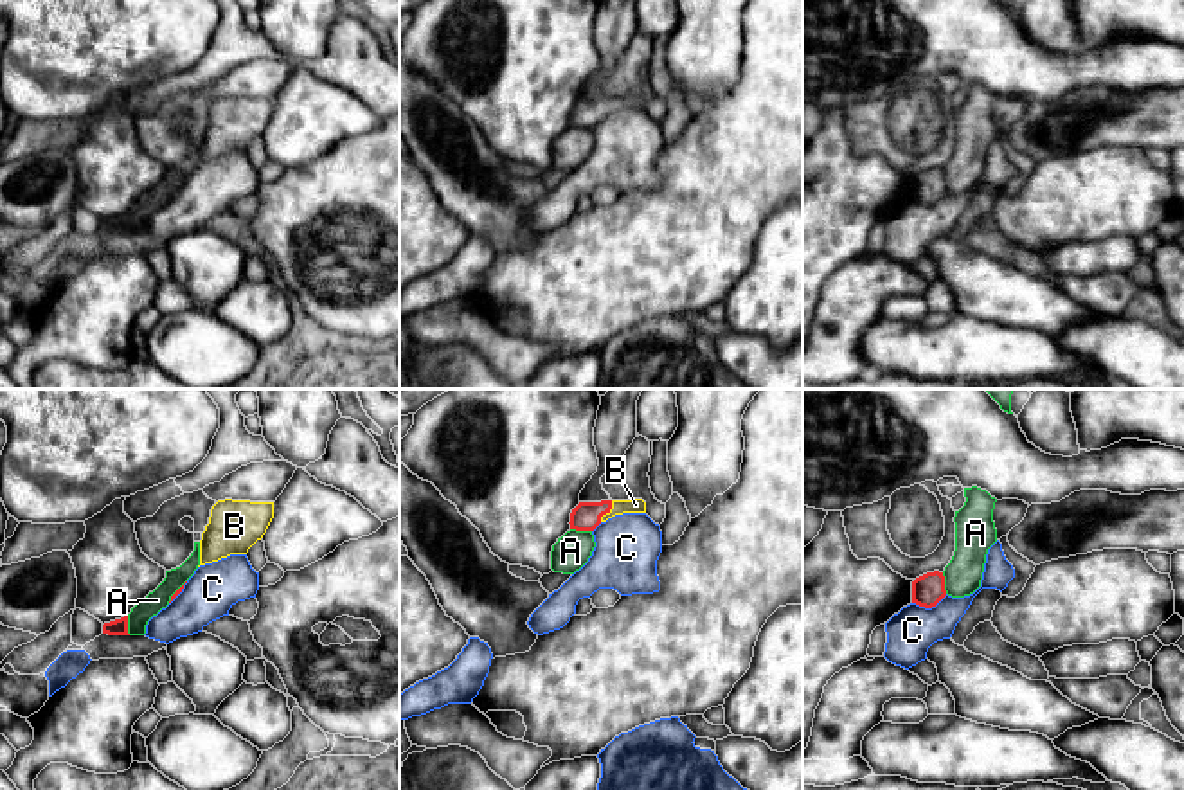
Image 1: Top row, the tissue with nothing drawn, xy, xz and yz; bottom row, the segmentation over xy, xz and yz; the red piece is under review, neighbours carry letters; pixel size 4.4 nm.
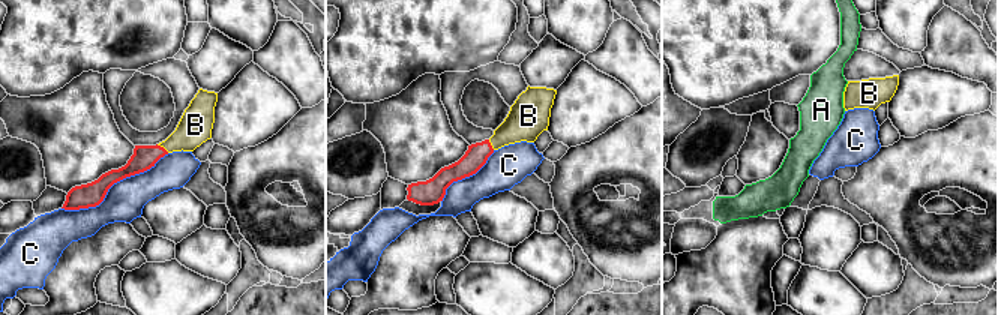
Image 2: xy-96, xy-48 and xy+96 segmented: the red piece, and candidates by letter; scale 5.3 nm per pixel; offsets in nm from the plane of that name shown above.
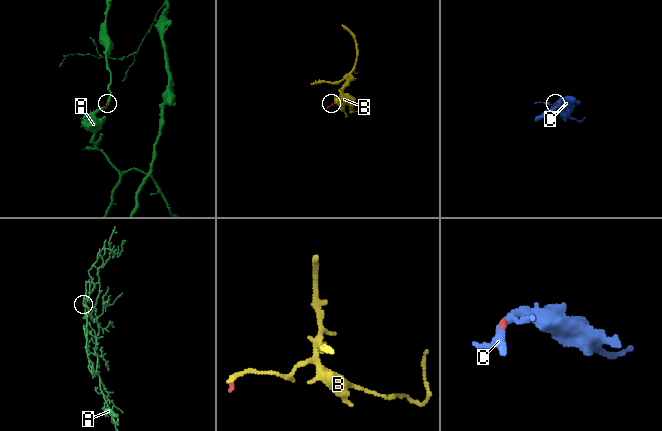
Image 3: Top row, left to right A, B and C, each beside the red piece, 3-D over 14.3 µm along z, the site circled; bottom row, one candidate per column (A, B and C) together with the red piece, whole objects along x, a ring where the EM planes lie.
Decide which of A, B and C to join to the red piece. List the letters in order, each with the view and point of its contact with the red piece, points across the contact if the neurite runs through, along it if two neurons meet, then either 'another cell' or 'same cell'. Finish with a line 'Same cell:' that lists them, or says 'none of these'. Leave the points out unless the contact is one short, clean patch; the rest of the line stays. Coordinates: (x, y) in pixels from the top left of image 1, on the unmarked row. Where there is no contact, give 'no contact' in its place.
A: xz (582, 126) | another cell
B: xz (607, 108) | across xz (587, 112), (607, 108), (616, 103), (636, 101) | same cell
C: yz (929, 204) | another cell
Same cell: B

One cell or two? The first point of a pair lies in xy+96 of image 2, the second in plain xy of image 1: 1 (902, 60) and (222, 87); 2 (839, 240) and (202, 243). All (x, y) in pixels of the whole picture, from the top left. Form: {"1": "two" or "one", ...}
{"1": "two", "2": "one"}

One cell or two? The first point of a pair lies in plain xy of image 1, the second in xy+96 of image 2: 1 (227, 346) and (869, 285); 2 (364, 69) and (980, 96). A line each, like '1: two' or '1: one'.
1: two
2: two

